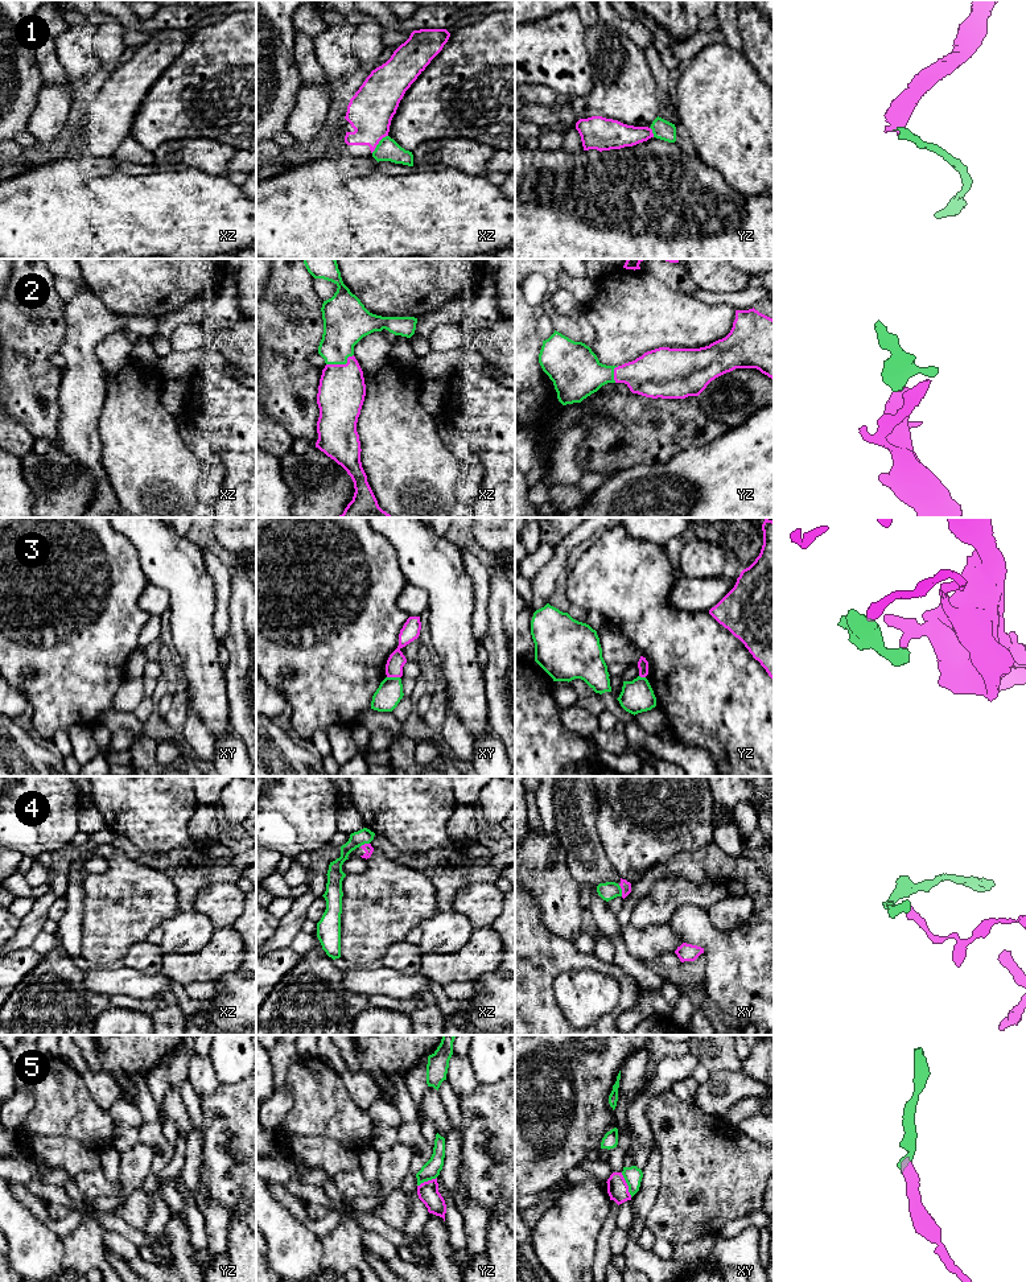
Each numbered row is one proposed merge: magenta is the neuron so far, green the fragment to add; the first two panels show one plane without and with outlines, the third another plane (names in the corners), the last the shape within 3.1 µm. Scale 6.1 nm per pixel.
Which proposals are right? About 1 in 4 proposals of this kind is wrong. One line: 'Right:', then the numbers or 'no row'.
Right: 2

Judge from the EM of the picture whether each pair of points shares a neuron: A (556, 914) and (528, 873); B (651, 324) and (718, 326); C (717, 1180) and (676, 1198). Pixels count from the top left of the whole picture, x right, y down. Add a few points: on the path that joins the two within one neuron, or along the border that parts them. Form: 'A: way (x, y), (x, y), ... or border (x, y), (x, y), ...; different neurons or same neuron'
A: way (552, 903), (552, 897), (539, 883); same neuron
B: way (668, 324), (701, 324); same neuron
C: way (707, 1182), (696, 1192), (687, 1196); same neuron

